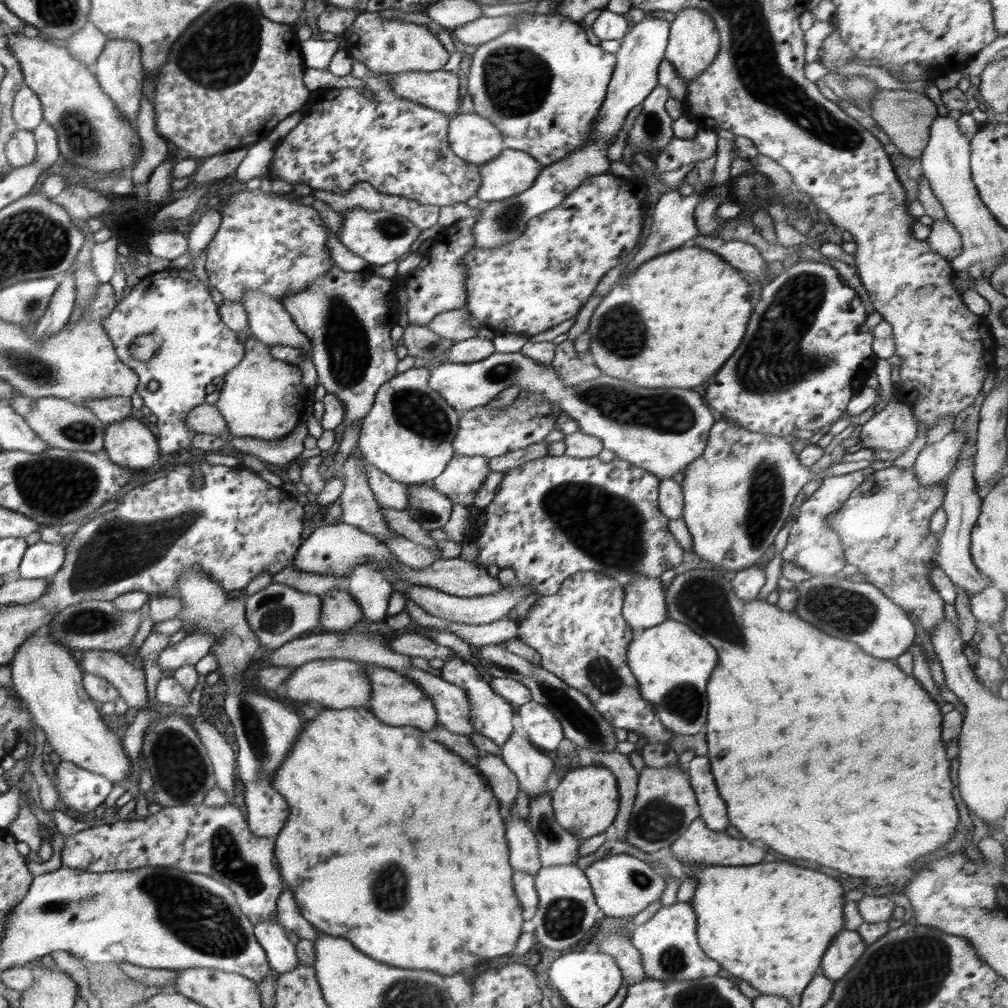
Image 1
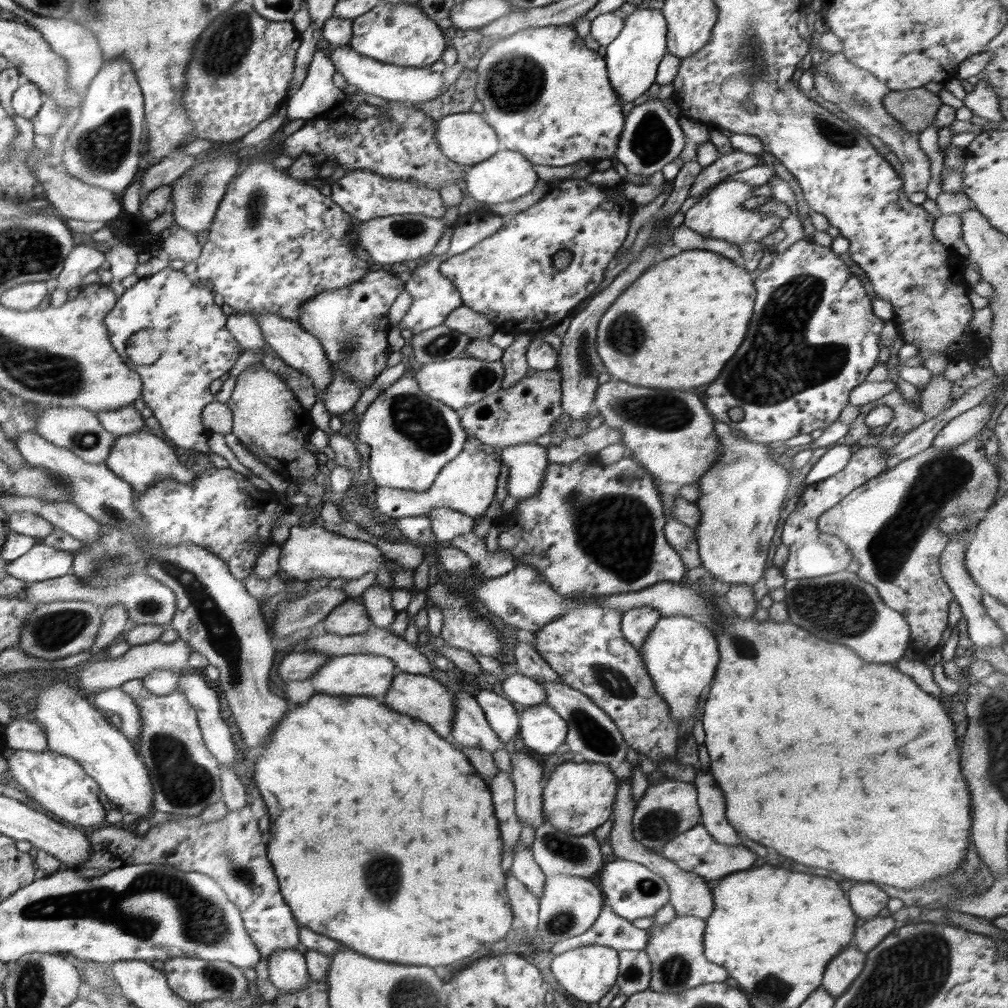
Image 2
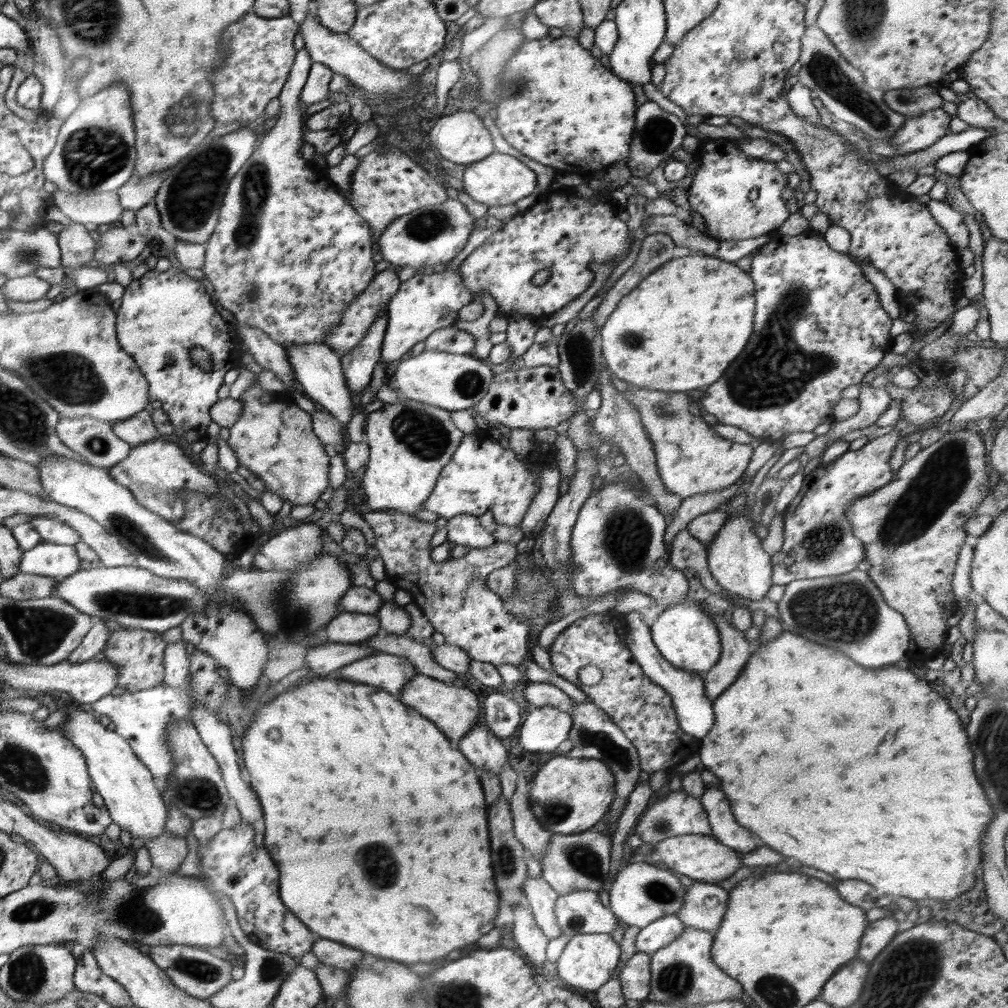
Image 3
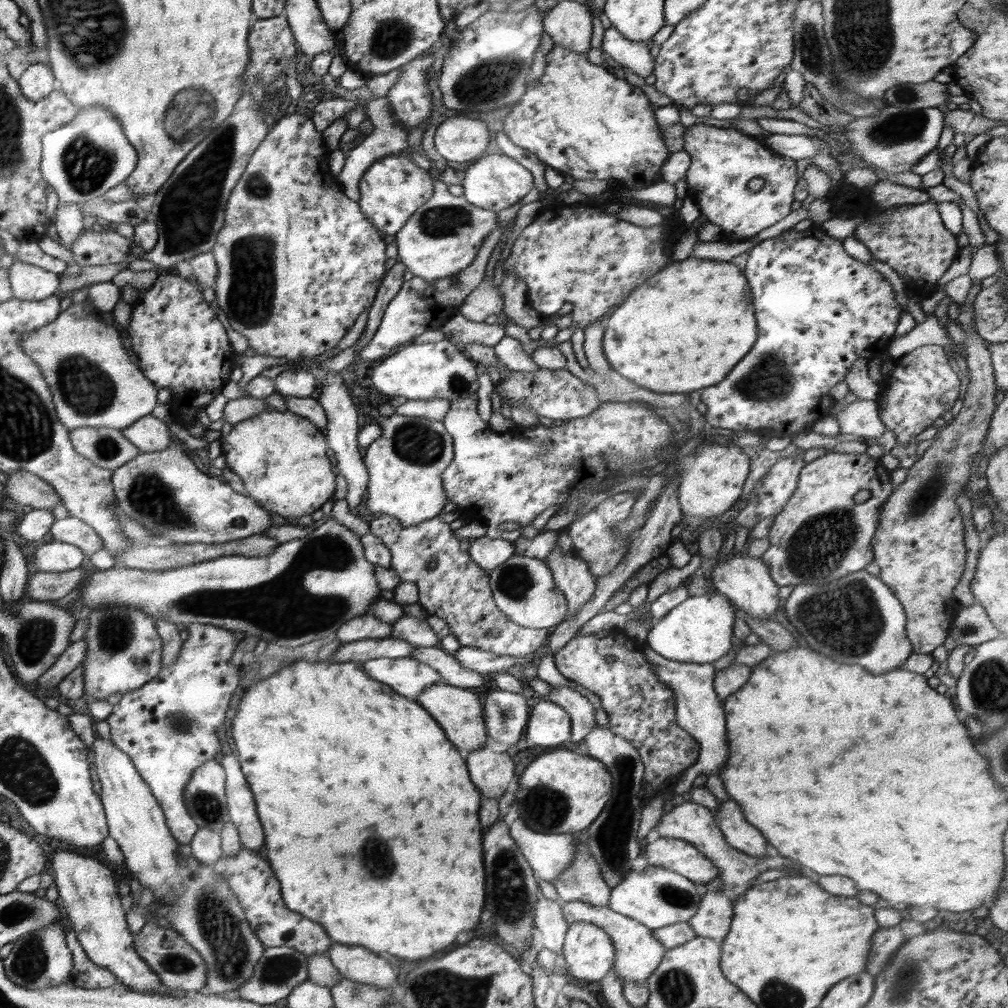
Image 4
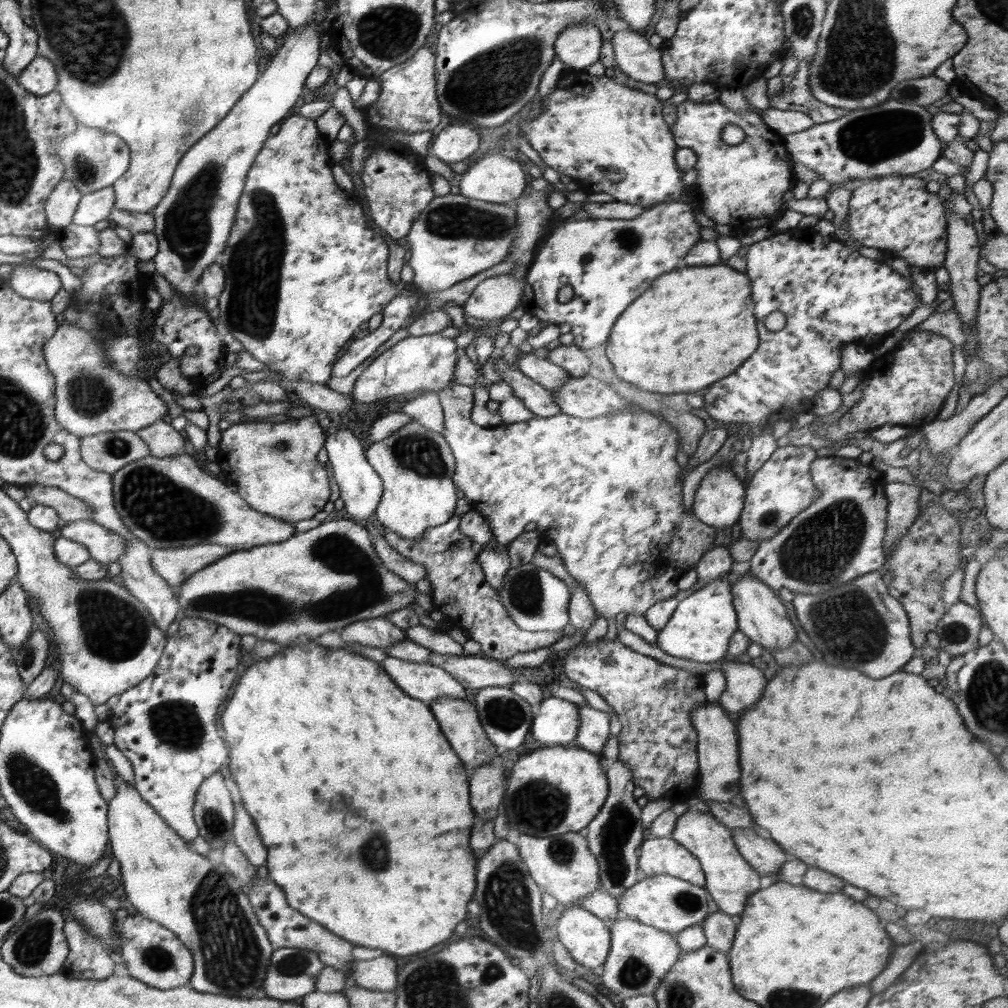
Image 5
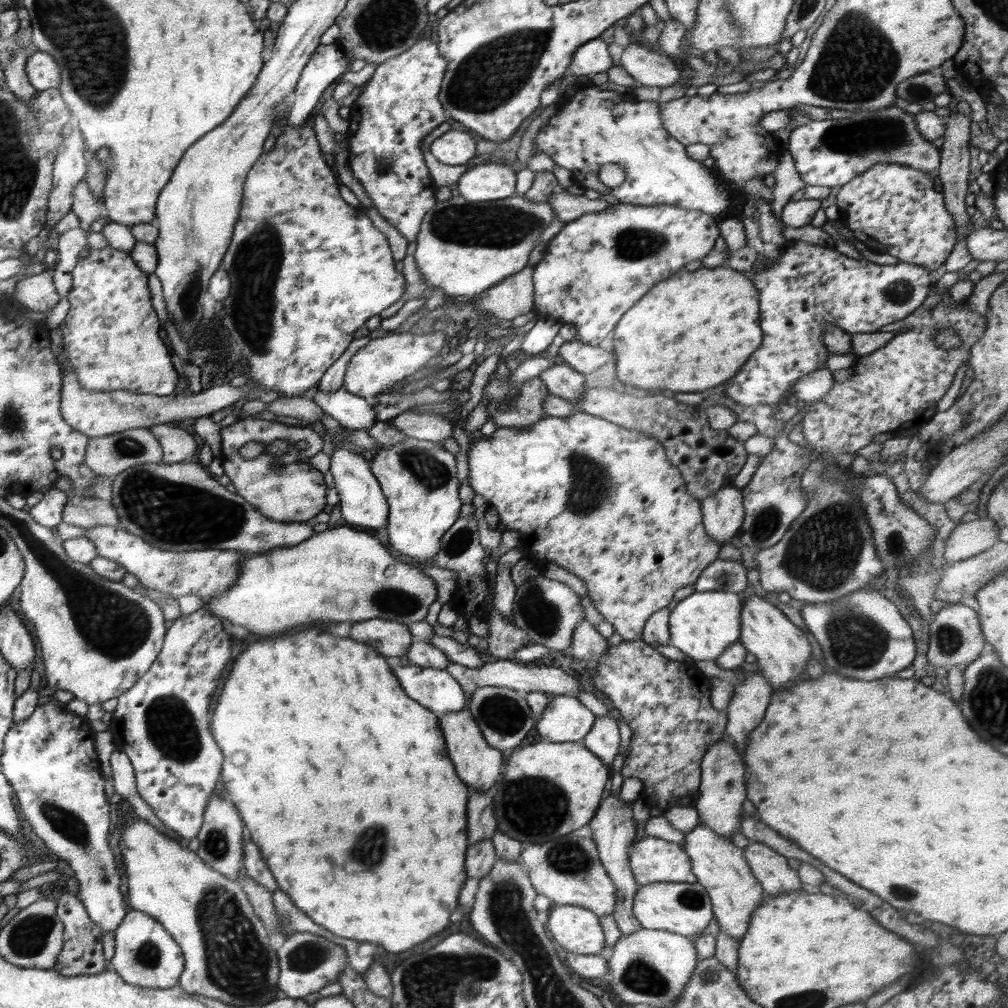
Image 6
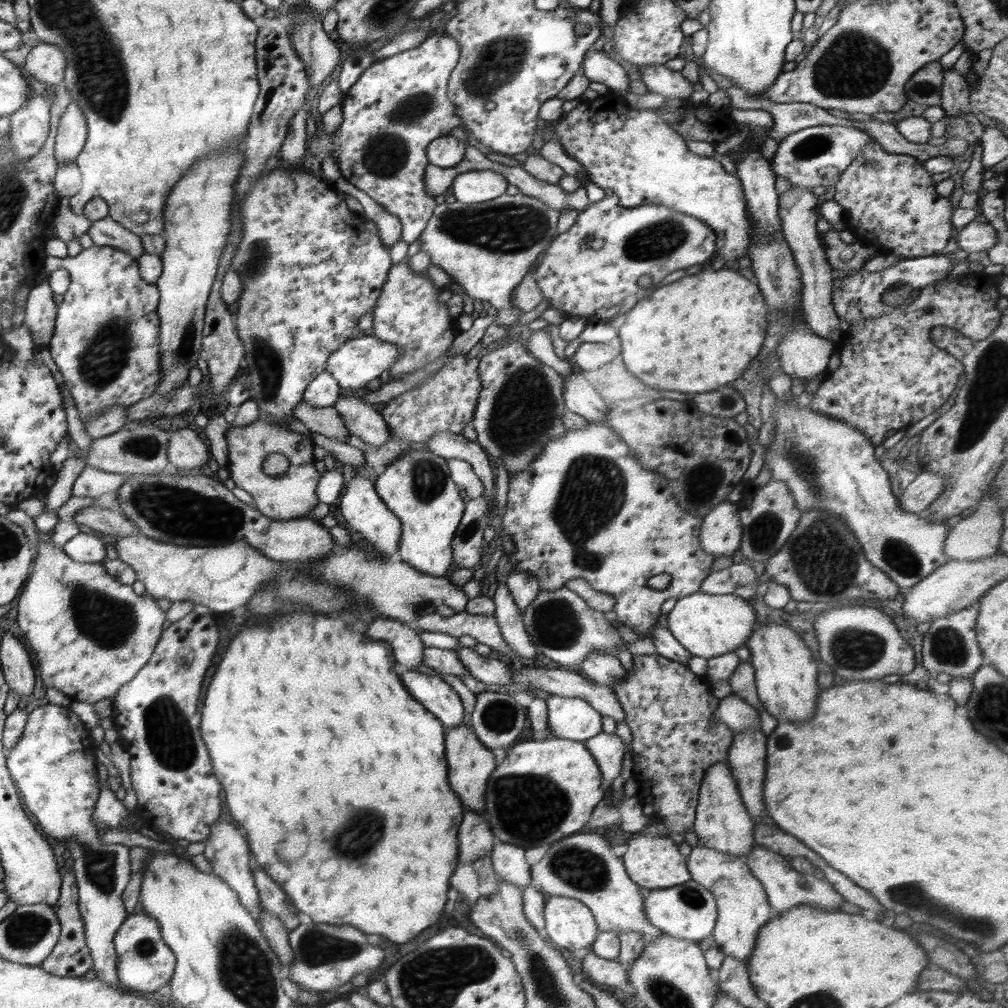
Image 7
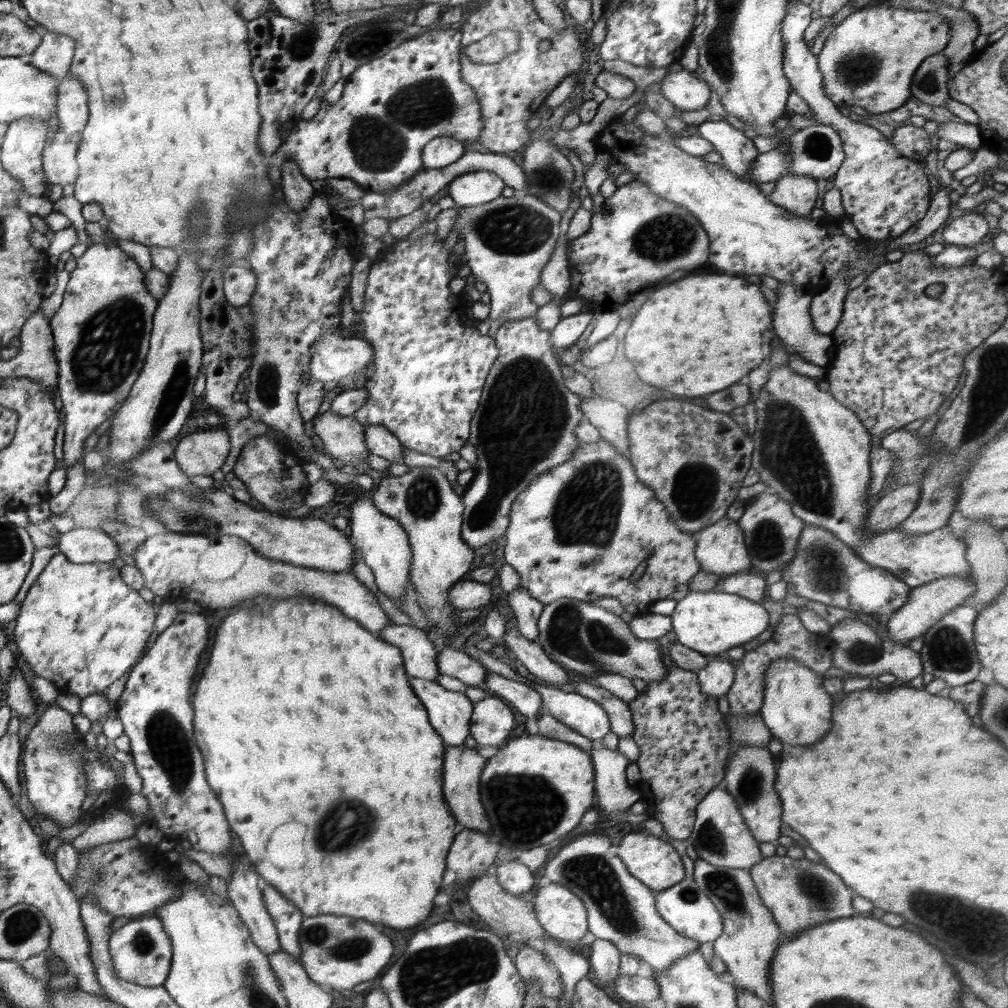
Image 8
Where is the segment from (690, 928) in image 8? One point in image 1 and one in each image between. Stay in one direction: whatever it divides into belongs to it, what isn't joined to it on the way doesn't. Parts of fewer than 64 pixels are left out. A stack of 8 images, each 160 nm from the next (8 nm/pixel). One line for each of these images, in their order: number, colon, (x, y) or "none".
1: (623, 886)
2: (632, 891)
3: (642, 893)
4: (656, 897)
5: (667, 903)
6: (680, 907)
7: (688, 911)

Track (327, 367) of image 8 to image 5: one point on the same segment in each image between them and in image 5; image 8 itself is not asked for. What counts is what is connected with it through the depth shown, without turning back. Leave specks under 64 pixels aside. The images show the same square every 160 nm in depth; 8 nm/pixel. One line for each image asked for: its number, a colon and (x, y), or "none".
5: (426, 363)
6: (376, 367)
7: (354, 364)

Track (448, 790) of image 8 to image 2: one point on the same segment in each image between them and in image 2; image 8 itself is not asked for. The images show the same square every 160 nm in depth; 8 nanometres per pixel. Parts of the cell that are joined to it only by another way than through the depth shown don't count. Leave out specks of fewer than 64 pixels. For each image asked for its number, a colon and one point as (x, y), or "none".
2: (420, 696)
3: (454, 710)
4: (459, 712)
5: (458, 719)
6: (478, 764)
7: (470, 763)

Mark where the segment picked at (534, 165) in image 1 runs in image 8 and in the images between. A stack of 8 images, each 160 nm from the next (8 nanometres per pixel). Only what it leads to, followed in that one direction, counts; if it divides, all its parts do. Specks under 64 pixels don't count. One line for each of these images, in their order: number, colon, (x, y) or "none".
2: (507, 175)
3: (499, 179)
4: (496, 181)
5: (498, 179)
6: (488, 182)
7: (476, 186)
8: (478, 187)

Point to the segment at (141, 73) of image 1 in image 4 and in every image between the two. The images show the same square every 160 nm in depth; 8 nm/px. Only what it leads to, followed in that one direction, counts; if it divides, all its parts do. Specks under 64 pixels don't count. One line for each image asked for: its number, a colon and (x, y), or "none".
2: (102, 149)
3: (95, 151)
4: (83, 159)

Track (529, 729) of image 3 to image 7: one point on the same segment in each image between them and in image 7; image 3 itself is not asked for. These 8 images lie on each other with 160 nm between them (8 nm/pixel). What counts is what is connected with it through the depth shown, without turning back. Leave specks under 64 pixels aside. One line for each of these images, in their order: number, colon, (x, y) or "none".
4: (549, 724)
5: (557, 721)
6: (565, 719)
7: (574, 719)

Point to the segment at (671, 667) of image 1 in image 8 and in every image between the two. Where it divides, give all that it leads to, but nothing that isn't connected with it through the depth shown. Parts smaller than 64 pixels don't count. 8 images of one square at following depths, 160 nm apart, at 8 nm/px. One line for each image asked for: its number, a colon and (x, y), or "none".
2: (681, 655)
3: (686, 636)
4: (699, 630)
5: (700, 629)
6: (702, 625)
7: (709, 625)
8: (709, 622)

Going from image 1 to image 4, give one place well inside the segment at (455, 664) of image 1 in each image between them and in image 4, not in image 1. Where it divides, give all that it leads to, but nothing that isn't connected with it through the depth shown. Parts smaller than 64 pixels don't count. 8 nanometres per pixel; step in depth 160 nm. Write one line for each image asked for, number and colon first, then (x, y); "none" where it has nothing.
2: (500, 713)
3: (502, 716)
4: (506, 713)

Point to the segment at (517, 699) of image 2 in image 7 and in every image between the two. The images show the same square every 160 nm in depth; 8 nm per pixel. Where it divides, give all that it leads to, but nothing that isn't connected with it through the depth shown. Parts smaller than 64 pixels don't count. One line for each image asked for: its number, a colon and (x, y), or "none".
3: (540, 694)
4: (582, 714)
5: (594, 728)
6: (603, 739)
7: (608, 749)

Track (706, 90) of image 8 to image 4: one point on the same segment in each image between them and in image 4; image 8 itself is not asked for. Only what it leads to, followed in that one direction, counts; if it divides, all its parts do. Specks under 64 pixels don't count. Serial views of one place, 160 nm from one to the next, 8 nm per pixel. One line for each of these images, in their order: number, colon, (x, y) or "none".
4: (634, 54)
5: (635, 58)
6: (650, 68)
7: (670, 83)

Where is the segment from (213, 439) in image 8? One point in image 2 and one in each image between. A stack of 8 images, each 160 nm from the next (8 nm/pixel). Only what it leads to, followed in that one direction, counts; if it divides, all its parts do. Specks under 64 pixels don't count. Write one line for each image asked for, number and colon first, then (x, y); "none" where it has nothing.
2: (125, 421)
3: (139, 429)
4: (149, 434)
5: (163, 440)
6: (178, 445)
7: (186, 451)

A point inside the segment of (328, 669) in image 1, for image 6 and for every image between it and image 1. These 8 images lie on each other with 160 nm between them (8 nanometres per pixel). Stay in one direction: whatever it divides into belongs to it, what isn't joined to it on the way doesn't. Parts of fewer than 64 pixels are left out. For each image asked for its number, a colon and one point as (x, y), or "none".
2: (354, 674)
3: (388, 672)
4: (408, 677)
5: (425, 681)
6: (435, 689)

